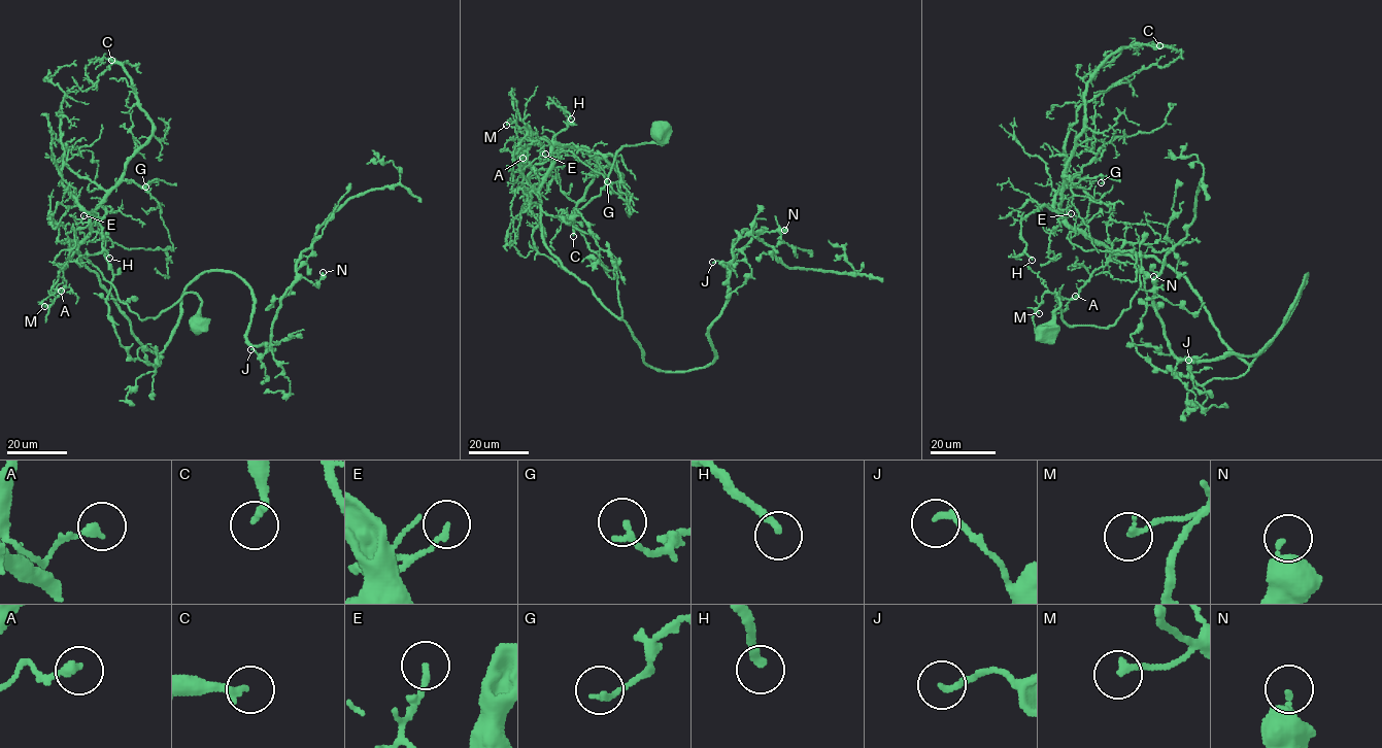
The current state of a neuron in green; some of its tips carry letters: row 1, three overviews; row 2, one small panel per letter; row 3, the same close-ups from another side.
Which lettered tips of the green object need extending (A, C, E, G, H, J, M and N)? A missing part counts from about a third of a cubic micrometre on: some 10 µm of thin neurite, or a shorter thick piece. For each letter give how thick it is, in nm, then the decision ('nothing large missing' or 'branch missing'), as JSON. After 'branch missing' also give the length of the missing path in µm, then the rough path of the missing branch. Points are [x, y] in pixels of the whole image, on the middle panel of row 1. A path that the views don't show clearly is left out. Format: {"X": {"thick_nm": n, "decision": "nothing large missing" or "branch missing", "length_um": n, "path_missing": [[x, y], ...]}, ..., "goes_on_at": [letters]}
{"A": {"thick_nm": 240, "decision": "nothing large missing"}, "C": {"thick_nm": 220, "decision": "nothing large missing"}, "E": {"thick_nm": 160, "decision": "nothing large missing"}, "G": {"thick_nm": 190, "decision": "nothing large missing"}, "H": {"thick_nm": 260, "decision": "branch missing", "length_um": 25, "path_missing": [[571, 118], [580, 141], [570, 144], [567, 141], [570, 134]]}, "J": {"thick_nm": 200, "decision": "nothing large missing"}, "M": {"thick_nm": 220, "decision": "nothing large missing"}, "N": {"thick_nm": 360, "decision": "nothing large missing"}, "goes_on_at": ["H"]}

